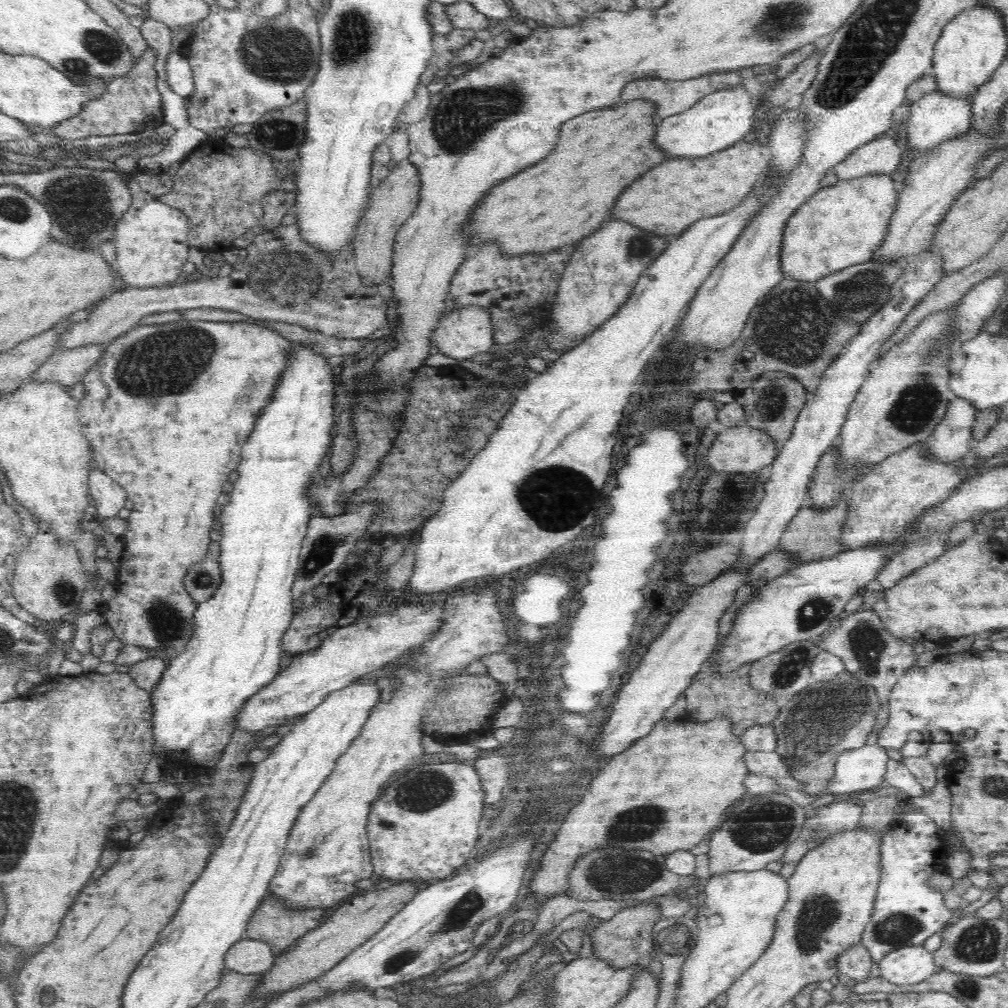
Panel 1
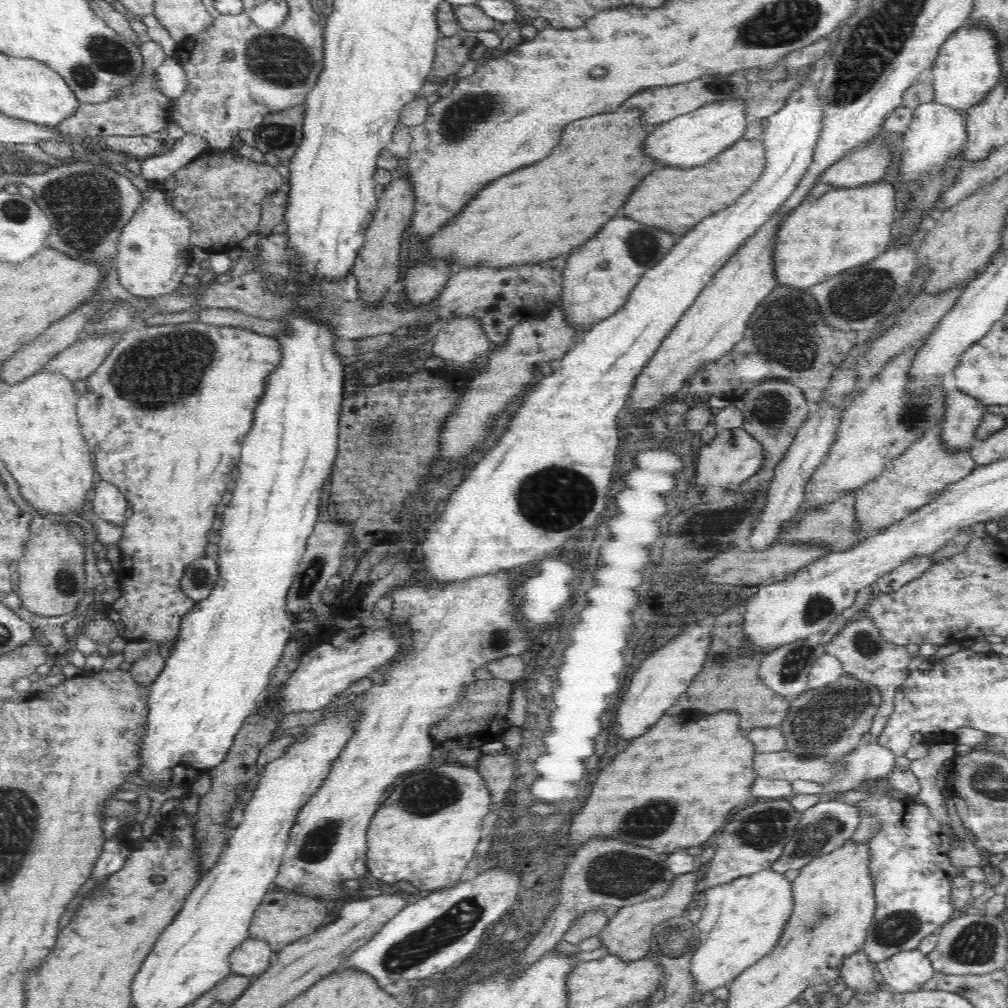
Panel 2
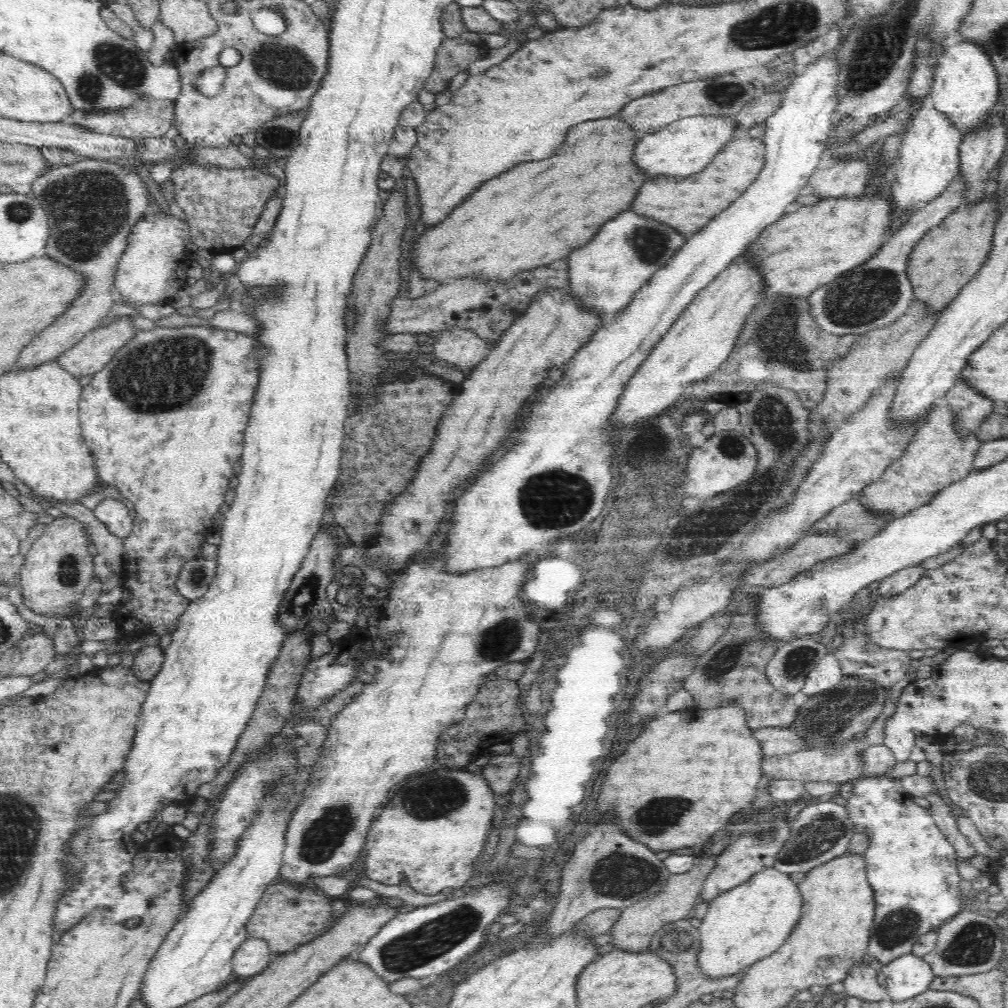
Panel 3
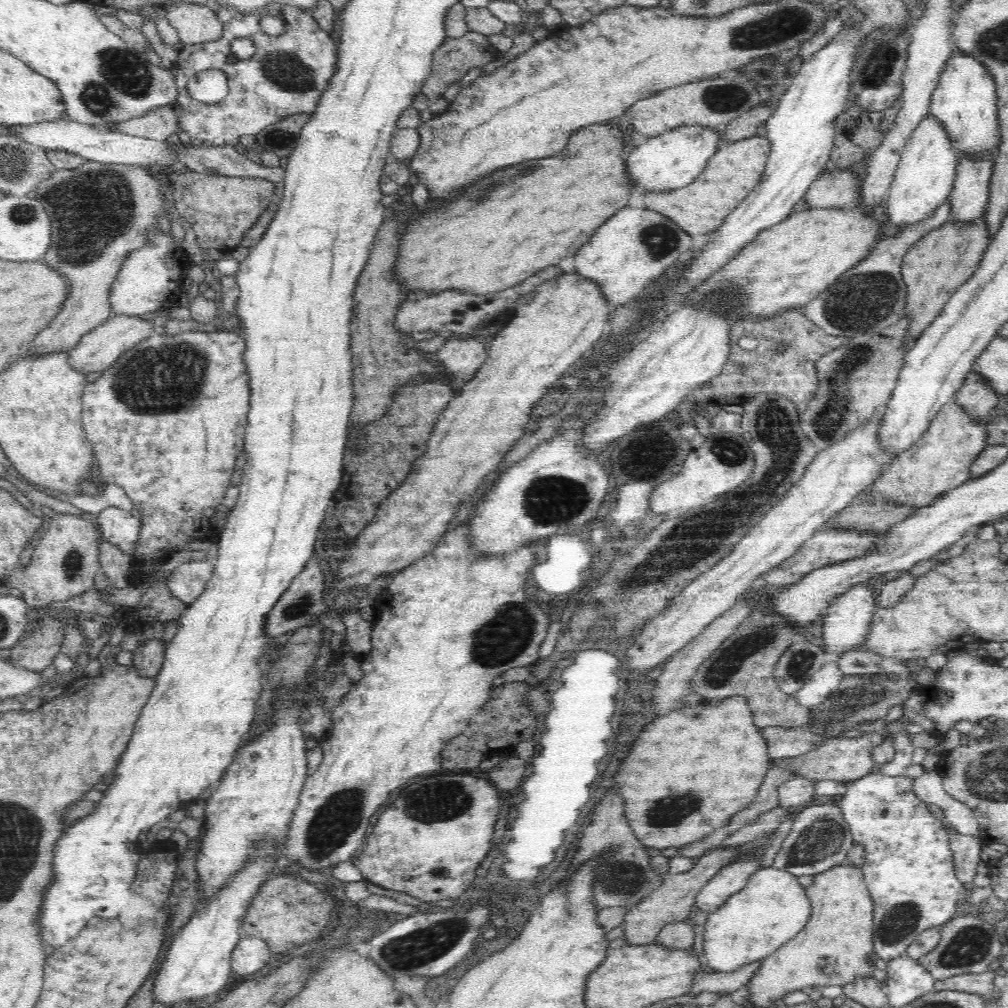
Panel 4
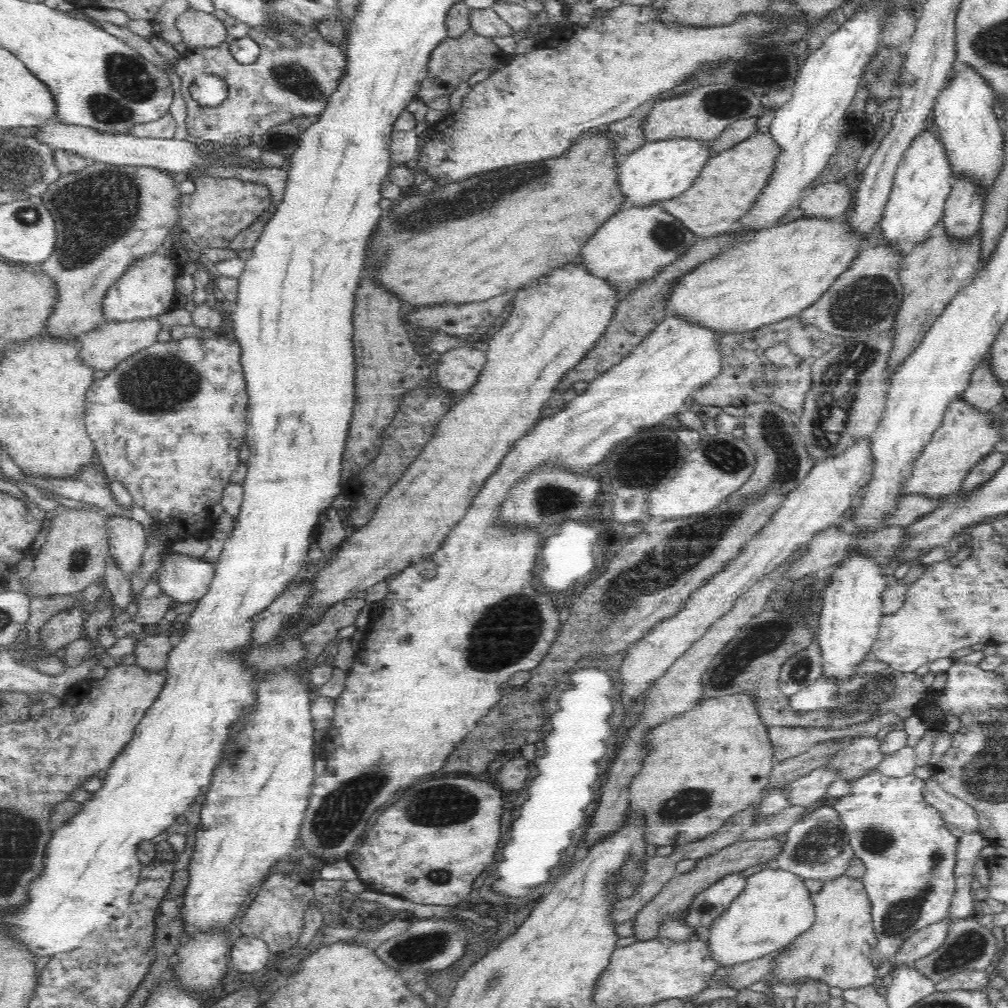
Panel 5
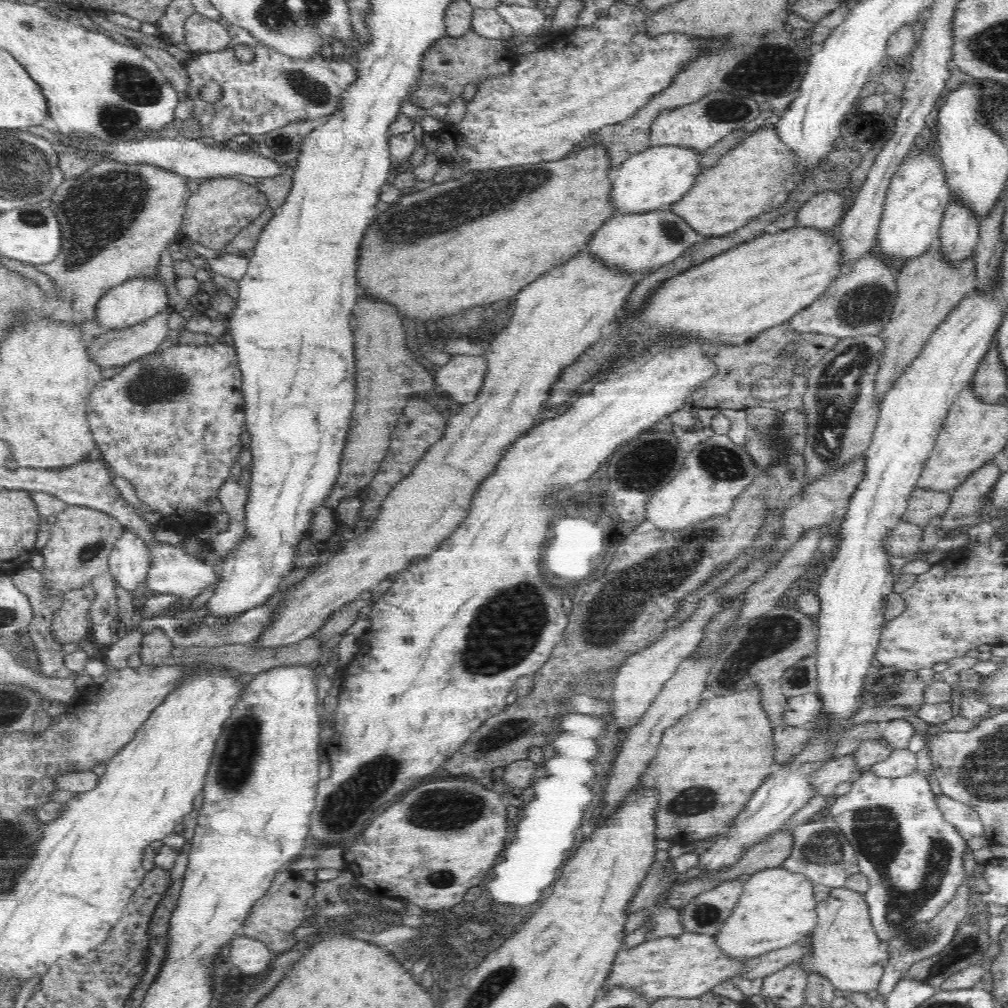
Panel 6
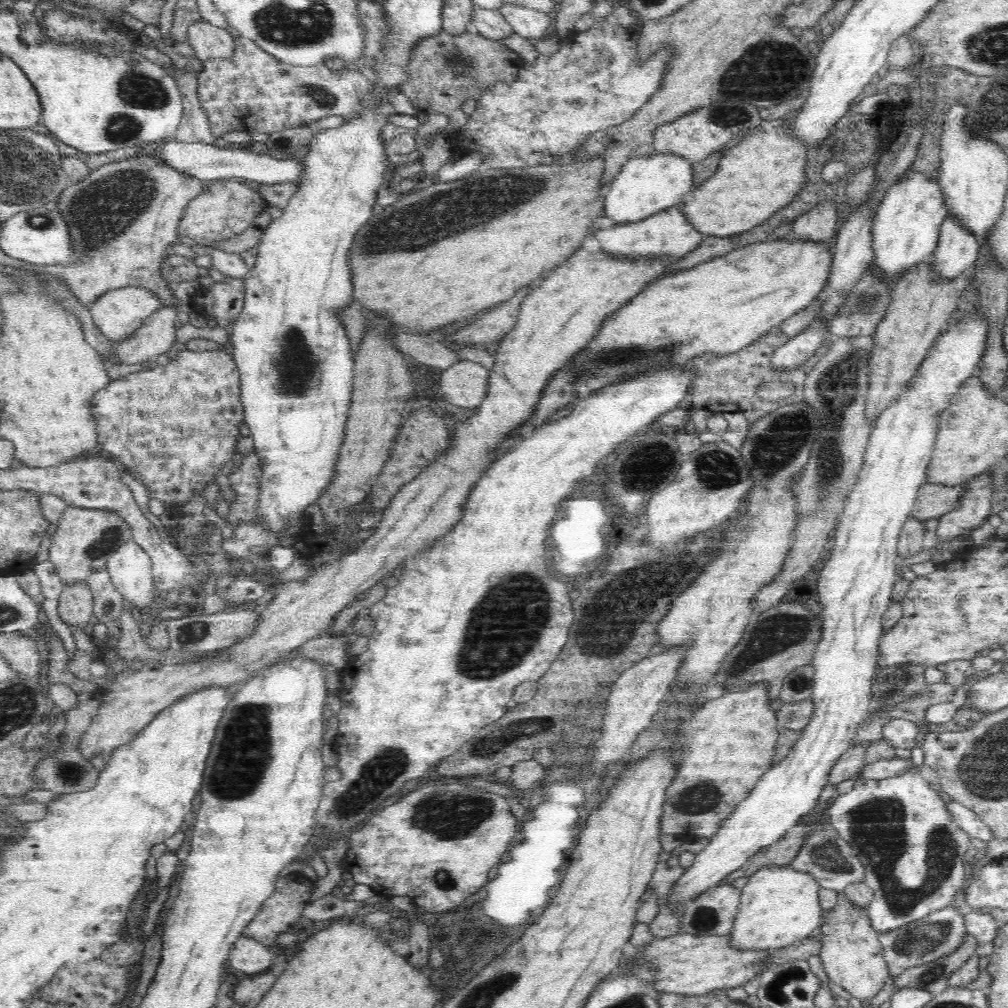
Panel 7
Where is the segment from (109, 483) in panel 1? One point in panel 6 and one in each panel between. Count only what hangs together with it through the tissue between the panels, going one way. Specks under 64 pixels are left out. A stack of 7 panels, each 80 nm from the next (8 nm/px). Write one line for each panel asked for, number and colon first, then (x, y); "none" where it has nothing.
2: (110, 504)
3: (112, 513)
4: (119, 528)
5: (127, 543)
6: (129, 562)

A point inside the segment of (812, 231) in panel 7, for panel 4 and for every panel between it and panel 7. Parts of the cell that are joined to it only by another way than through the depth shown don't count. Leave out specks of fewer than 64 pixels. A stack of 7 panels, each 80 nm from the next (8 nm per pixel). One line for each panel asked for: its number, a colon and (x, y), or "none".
4: (839, 189)
5: (829, 200)
6: (824, 211)

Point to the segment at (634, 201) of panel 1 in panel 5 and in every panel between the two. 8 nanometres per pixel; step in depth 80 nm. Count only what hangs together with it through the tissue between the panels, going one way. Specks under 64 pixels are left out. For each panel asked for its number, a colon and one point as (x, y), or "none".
2: (673, 200)
3: (689, 205)
4: (734, 170)
5: (729, 184)

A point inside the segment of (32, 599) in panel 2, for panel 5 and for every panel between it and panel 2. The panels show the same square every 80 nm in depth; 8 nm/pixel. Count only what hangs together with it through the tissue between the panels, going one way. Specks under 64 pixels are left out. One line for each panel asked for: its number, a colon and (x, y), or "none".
3: (57, 569)
4: (65, 561)
5: (72, 554)

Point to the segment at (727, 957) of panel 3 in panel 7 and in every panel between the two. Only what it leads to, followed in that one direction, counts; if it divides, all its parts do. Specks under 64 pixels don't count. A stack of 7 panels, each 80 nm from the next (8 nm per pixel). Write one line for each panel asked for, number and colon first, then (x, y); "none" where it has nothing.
4: (772, 908)
5: (774, 909)
6: (777, 908)
7: (779, 905)

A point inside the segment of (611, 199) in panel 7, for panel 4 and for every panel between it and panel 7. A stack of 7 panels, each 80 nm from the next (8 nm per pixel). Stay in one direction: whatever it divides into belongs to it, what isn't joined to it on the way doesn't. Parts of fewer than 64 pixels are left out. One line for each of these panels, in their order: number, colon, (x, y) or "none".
4: (674, 159)
5: (660, 170)
6: (659, 176)

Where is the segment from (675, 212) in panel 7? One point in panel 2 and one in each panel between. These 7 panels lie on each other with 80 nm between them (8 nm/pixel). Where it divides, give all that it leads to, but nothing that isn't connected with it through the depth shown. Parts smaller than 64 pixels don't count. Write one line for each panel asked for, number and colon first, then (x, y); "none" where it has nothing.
2: (598, 279)
3: (605, 274)
4: (634, 247)
5: (635, 244)
6: (638, 243)

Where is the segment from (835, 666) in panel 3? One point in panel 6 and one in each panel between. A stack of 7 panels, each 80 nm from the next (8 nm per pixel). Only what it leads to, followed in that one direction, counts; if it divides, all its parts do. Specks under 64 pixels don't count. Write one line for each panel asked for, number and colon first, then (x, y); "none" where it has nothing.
4: (817, 688)
5: (821, 695)
6: (799, 710)

